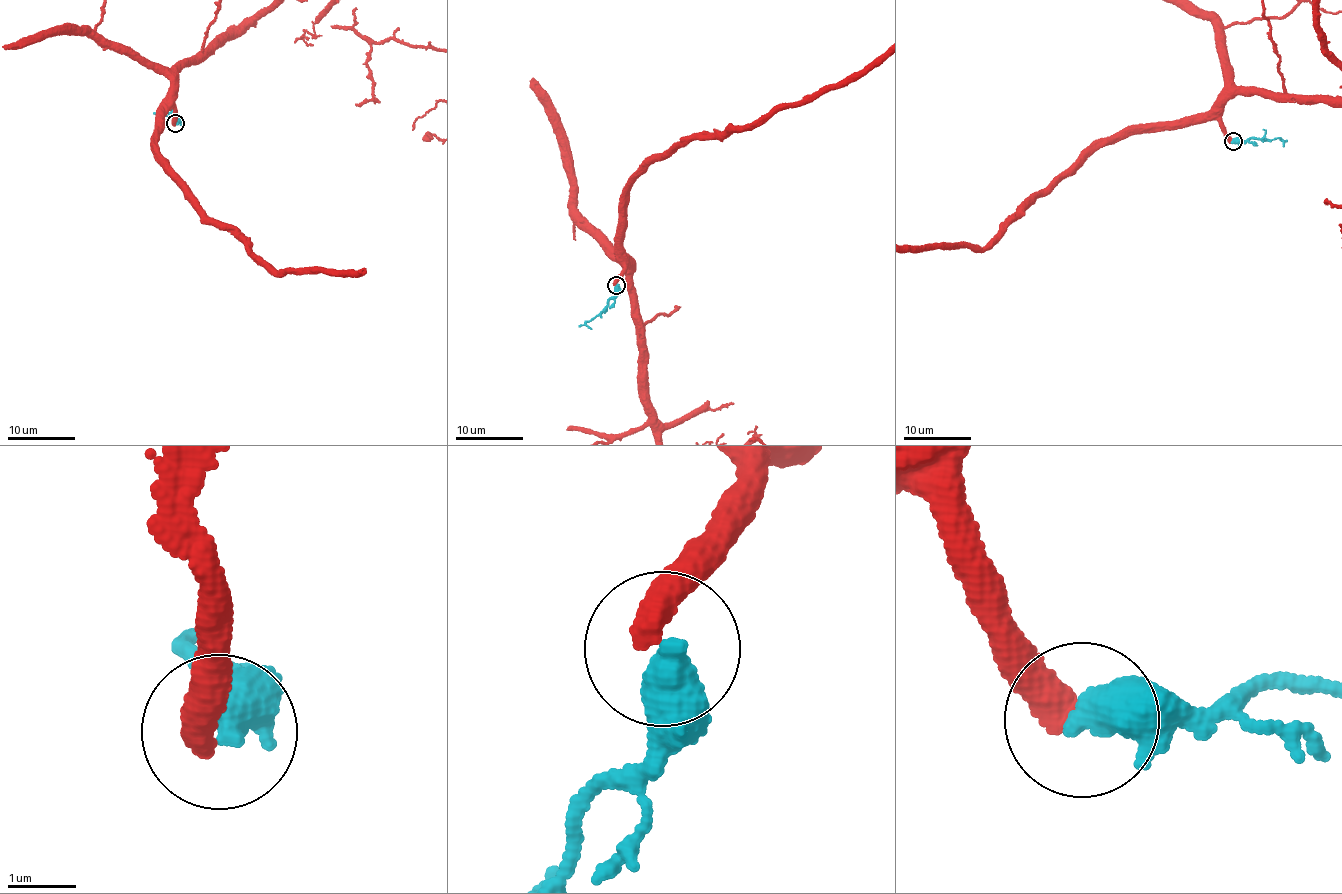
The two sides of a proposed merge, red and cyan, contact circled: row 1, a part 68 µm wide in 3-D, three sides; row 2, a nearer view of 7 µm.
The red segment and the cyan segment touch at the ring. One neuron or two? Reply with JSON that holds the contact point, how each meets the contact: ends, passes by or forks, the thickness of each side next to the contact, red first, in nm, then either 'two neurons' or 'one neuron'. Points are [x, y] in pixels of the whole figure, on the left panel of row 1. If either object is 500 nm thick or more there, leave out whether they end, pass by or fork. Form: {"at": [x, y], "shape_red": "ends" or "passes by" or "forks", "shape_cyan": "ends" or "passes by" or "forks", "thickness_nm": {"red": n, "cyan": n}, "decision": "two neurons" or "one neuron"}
{"at": [175, 123], "thickness_nm": {"red": 480, "cyan": 550}, "decision": "two neurons"}

